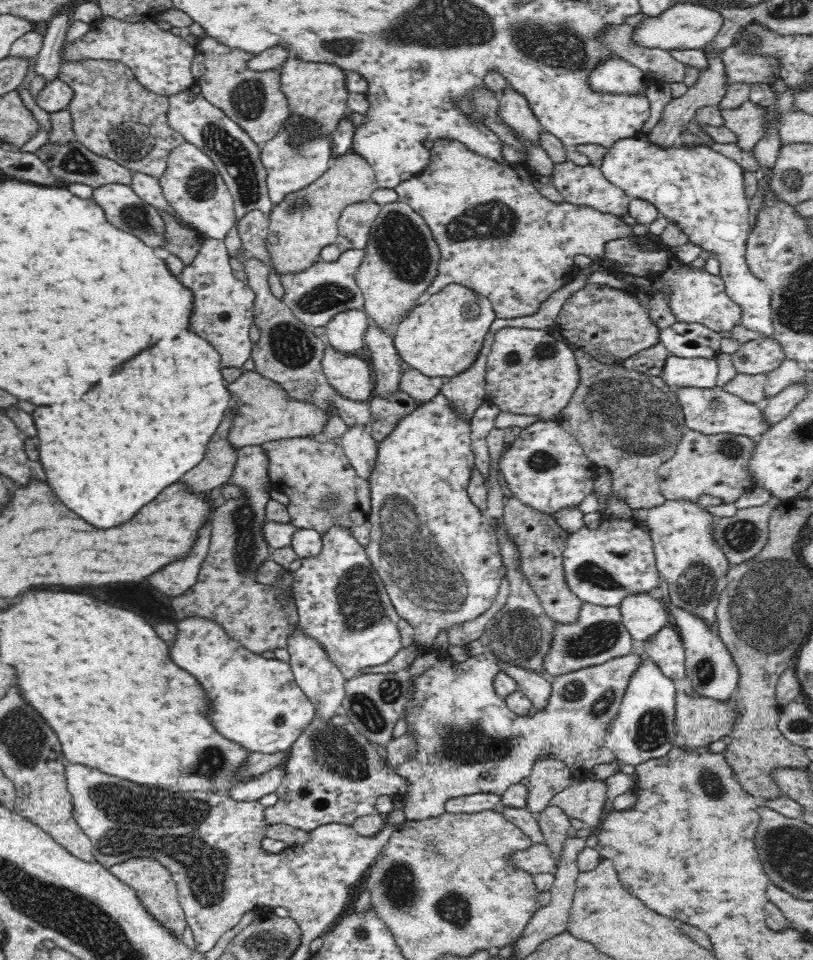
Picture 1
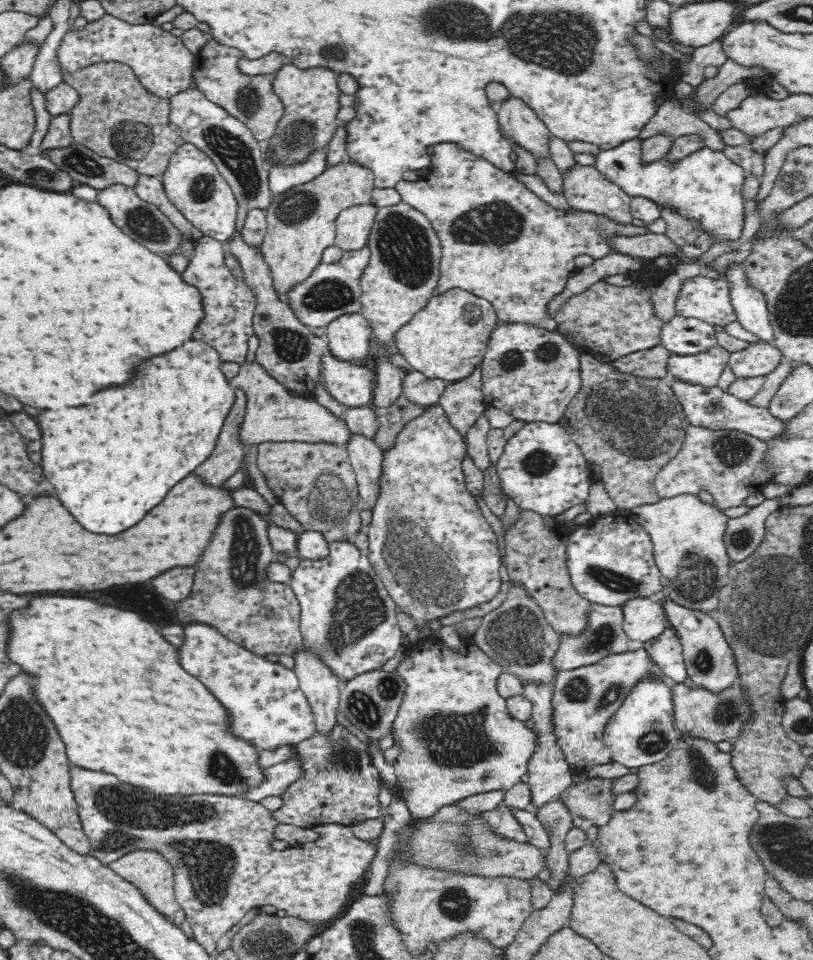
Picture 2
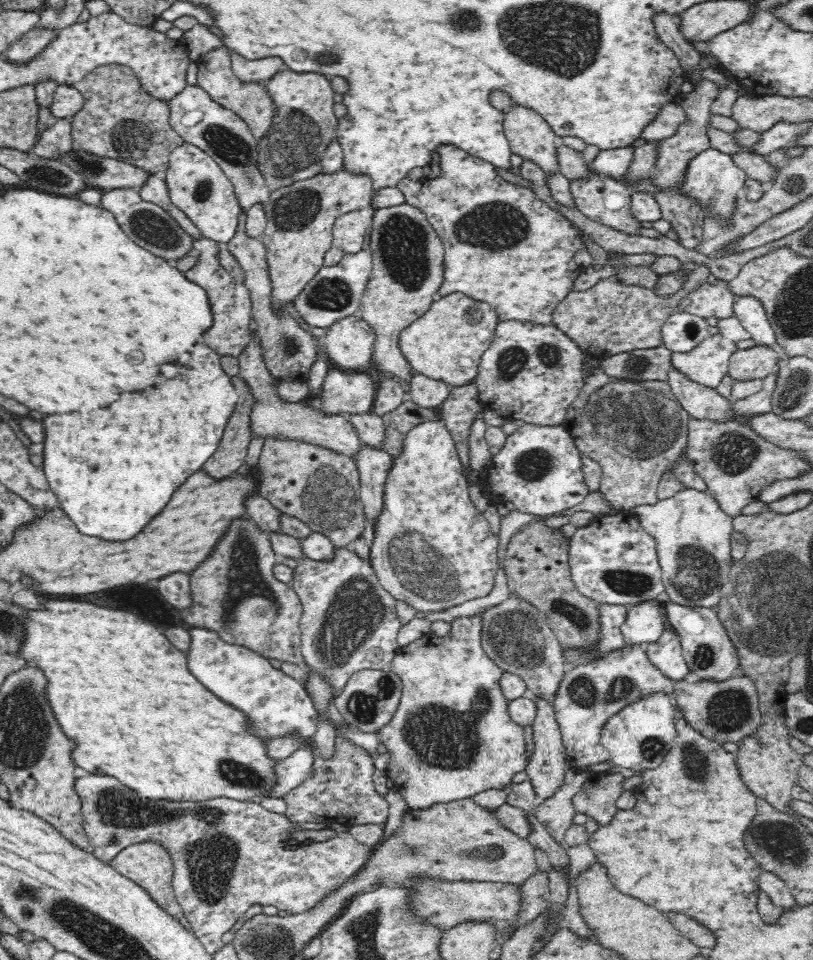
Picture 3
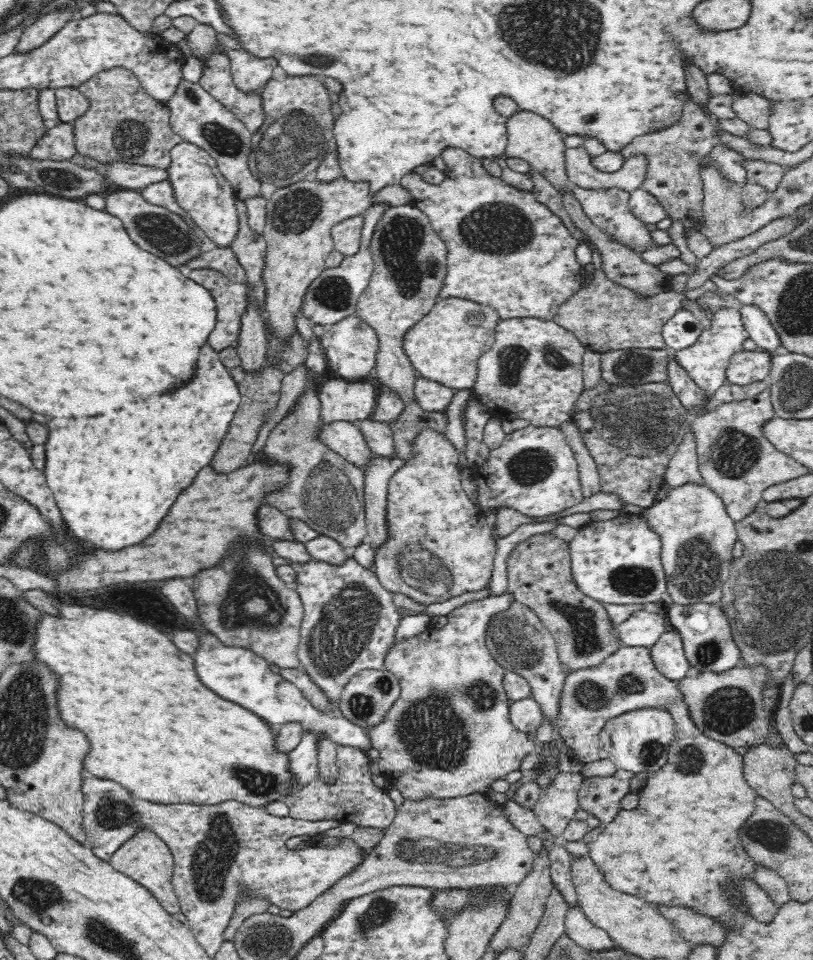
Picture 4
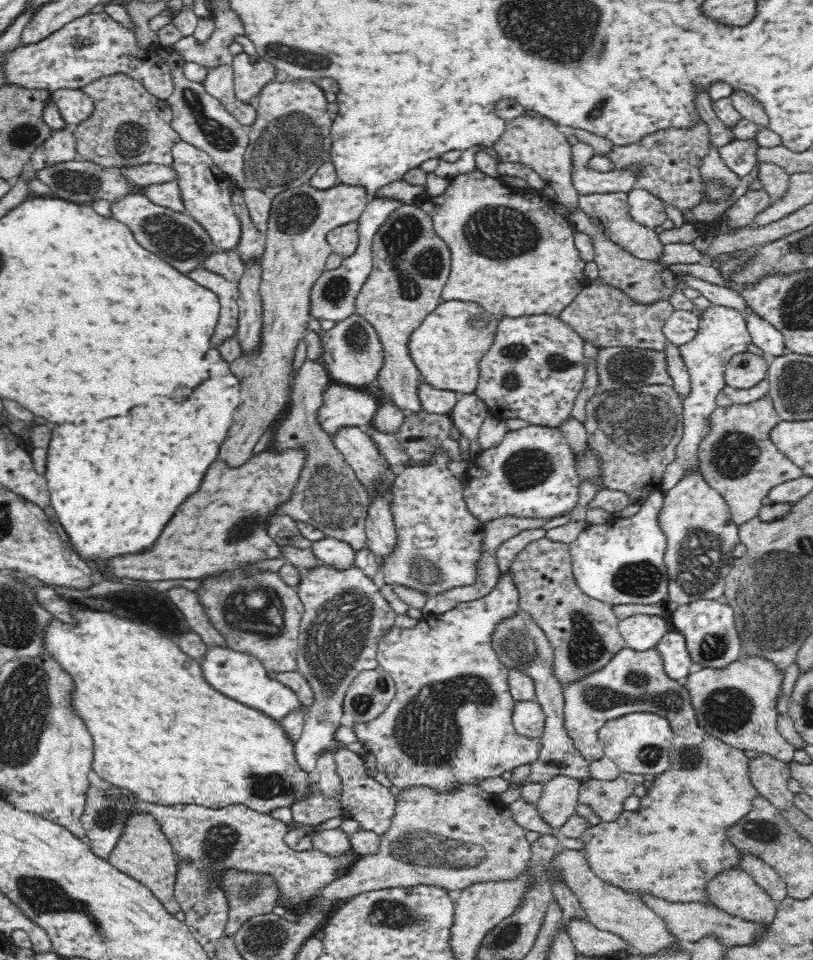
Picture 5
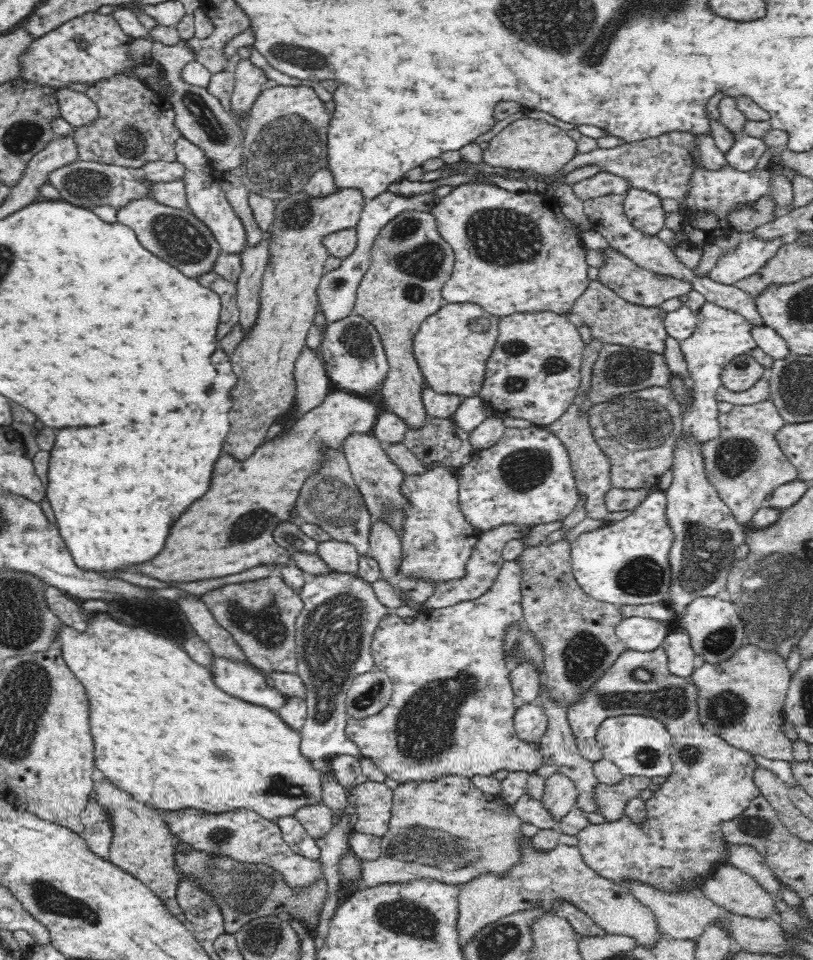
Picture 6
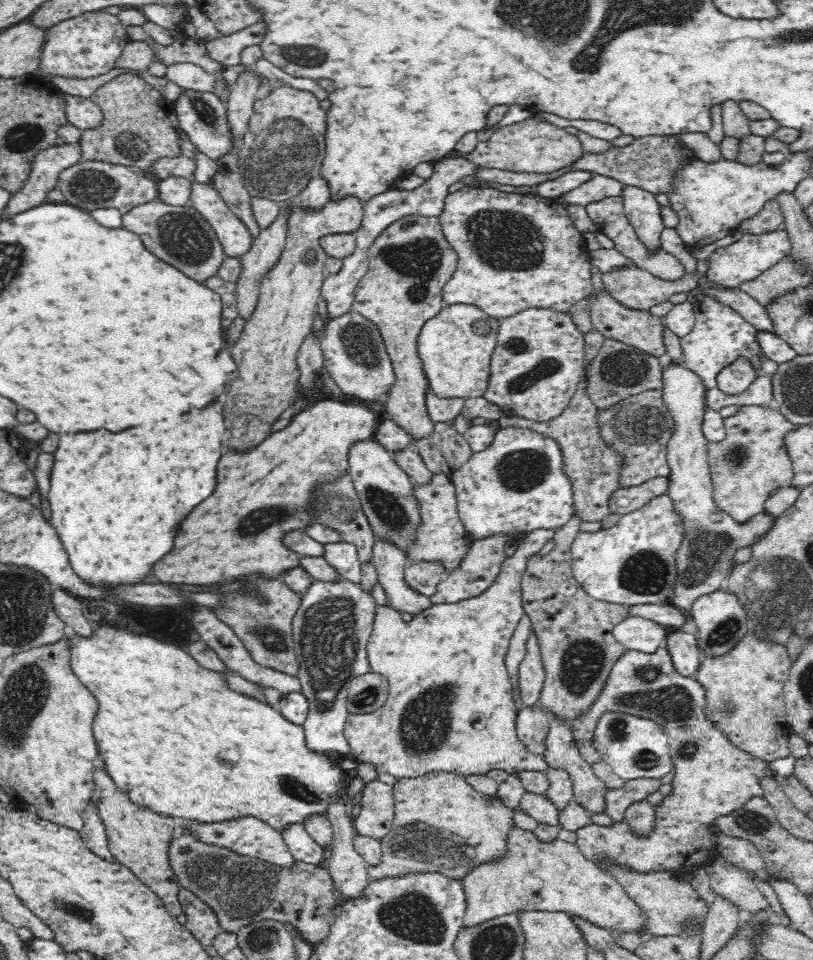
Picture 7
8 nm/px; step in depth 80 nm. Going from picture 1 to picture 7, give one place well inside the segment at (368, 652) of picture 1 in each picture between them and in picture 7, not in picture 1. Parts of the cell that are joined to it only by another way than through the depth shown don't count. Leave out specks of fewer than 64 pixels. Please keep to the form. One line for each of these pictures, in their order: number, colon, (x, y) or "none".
2: (347, 617)
3: (349, 623)
4: (350, 619)
5: (345, 616)
6: (340, 615)
7: (331, 629)

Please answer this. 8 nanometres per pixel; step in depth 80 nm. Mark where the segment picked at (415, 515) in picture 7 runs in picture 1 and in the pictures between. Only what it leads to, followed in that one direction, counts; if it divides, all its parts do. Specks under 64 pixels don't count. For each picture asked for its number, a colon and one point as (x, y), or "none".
1: (261, 410)
2: (272, 415)
3: (272, 417)
4: (345, 438)
5: (353, 442)
6: (378, 479)

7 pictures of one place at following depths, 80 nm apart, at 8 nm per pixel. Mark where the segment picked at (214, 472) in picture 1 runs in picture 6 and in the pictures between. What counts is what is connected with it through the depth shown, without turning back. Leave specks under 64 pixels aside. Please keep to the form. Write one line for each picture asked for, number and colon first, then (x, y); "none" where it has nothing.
2: (224, 461)
3: (230, 453)
4: (259, 393)
5: (296, 249)
6: (264, 362)

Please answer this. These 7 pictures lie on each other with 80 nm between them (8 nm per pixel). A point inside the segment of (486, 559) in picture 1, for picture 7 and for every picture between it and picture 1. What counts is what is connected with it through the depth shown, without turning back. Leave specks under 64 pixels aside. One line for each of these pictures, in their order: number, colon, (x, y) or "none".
2: (429, 543)
3: (432, 549)
4: (439, 546)
5: (439, 542)
6: (437, 541)
7: (441, 536)

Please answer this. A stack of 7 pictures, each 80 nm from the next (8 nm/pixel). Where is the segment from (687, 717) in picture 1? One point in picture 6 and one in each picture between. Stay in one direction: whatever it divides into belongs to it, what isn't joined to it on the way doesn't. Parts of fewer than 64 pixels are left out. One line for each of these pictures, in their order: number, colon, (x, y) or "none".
2: (699, 714)
3: (726, 711)
4: (727, 707)
5: (737, 704)
6: (741, 700)

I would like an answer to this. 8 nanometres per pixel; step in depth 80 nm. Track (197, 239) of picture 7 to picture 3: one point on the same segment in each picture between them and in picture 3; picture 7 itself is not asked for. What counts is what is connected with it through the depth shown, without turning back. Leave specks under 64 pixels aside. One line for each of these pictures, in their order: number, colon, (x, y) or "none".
3: (148, 225)
4: (154, 228)
5: (176, 237)
6: (176, 236)

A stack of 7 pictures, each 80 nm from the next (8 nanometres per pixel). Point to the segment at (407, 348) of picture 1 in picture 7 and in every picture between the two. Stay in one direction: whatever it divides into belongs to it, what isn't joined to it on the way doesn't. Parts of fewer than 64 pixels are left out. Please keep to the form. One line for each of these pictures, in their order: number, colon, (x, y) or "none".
2: (446, 339)
3: (446, 343)
4: (445, 346)
5: (446, 348)
6: (451, 347)
7: (456, 346)

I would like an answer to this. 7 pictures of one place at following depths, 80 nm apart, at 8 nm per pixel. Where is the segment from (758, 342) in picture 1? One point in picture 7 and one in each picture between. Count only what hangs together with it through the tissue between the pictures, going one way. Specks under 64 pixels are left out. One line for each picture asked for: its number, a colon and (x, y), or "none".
2: (759, 358)
3: (757, 362)
4: (746, 366)
5: (744, 370)
6: (743, 371)
7: (735, 378)

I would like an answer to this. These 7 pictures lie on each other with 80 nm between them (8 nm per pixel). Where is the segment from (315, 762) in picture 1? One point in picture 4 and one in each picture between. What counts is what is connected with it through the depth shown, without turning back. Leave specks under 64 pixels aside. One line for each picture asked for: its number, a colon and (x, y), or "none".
2: (339, 784)
3: (340, 790)
4: (352, 797)

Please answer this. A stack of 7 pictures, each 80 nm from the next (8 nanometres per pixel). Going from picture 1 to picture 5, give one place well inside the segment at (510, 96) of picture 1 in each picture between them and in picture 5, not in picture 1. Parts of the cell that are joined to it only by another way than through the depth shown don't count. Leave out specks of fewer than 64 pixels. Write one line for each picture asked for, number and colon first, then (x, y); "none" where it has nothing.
2: (523, 126)
3: (528, 134)
4: (530, 136)
5: (535, 140)

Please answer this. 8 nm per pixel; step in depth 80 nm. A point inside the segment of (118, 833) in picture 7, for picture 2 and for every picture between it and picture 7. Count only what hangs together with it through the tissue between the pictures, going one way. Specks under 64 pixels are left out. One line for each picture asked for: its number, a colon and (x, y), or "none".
2: (148, 871)
3: (147, 864)
4: (145, 857)
5: (143, 852)
6: (142, 844)

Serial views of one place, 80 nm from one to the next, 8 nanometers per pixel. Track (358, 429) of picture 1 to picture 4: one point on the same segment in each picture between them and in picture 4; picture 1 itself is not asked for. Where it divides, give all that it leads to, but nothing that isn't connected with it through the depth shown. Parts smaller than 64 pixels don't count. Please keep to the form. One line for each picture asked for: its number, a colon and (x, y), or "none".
2: (365, 454)
3: (373, 463)
4: (377, 473)

